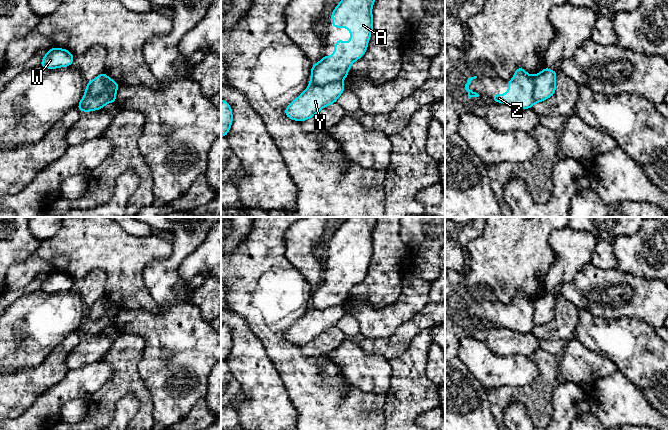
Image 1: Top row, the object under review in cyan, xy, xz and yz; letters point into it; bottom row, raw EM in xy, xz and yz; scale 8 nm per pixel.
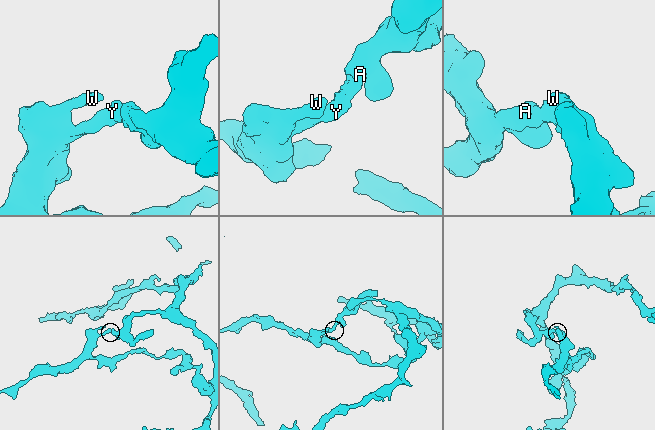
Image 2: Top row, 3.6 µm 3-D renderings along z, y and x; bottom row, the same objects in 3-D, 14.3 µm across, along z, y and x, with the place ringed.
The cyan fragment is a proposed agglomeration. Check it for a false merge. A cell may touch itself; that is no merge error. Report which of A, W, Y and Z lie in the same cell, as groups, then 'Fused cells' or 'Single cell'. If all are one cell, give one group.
Groups: A Z / W Y. Fused cells

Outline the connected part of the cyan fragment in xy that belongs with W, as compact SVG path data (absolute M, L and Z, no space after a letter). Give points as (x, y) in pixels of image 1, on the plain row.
M54 271L48 273L39 289L47 293L55 293L70 290L73 285L74 280L67 273Z

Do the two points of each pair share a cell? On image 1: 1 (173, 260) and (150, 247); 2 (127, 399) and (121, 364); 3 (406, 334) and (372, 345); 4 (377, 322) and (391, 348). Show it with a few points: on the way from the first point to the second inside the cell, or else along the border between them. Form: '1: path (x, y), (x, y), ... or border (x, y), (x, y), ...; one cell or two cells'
1: border (170, 241), (172, 252), (145, 266); two cells
2: border (138, 399), (125, 393), (113, 413); two cells
3: path (398, 342), (395, 345), (380, 345); one cell
4: border (404, 322), (385, 337), (365, 338); two cells

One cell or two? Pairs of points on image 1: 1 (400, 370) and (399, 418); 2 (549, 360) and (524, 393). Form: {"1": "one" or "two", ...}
{"1": "one", "2": "one"}

